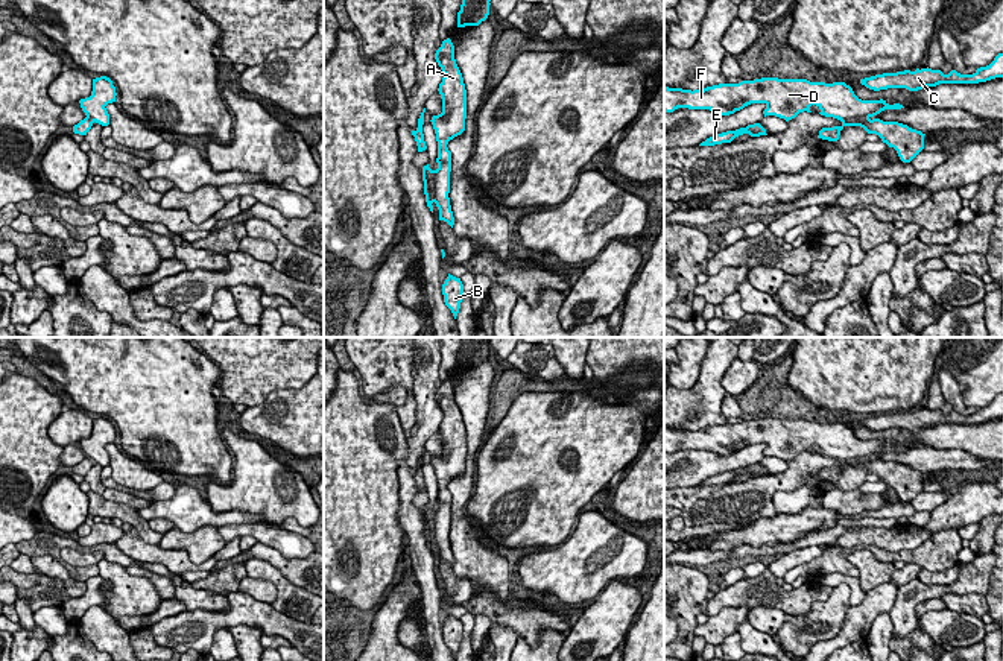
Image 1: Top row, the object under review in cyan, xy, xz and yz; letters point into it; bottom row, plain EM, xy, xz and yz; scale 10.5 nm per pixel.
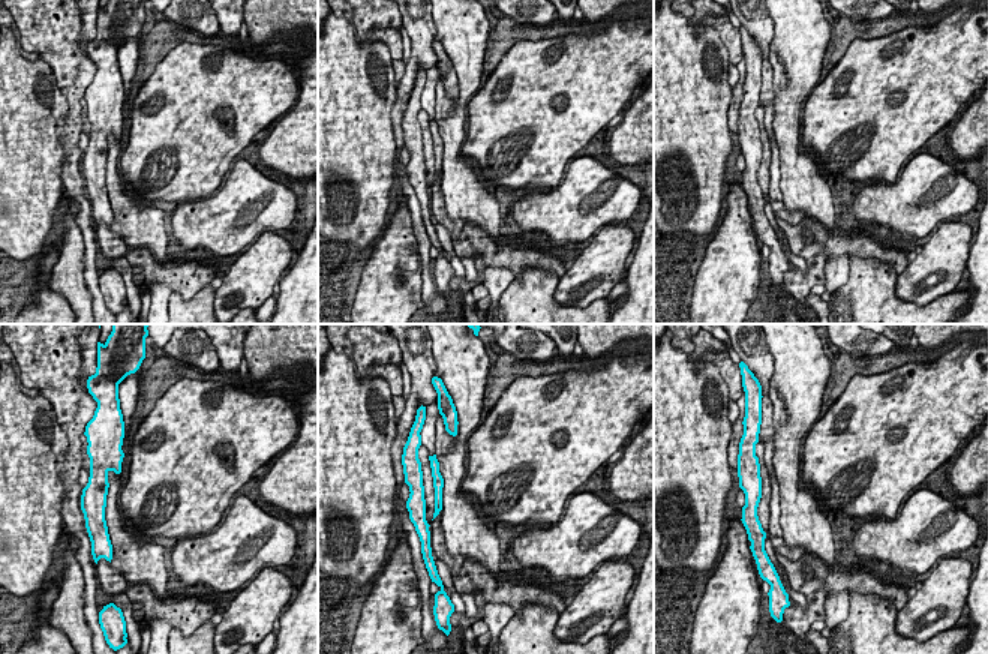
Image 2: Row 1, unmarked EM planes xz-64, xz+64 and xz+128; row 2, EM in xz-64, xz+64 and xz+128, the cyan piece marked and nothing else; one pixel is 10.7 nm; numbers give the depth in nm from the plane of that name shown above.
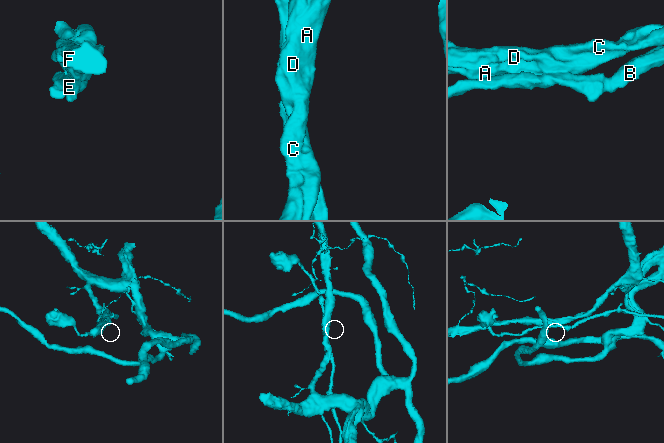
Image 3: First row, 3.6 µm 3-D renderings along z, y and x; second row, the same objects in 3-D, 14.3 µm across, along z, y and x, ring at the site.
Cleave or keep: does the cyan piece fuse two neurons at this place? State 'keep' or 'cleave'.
keep

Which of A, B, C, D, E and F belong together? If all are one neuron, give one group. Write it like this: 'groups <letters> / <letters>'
groups A B C D E F

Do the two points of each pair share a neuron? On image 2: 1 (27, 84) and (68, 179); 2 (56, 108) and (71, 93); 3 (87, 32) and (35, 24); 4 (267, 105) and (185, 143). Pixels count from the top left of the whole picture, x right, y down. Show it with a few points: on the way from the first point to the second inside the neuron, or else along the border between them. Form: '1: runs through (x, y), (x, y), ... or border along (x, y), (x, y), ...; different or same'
1: border along (66, 147), (60, 171), (62, 195); different
2: border along (60, 89), (66, 101), (68, 119); different
3: border along (81, 18), (80, 48), (84, 57), (78, 65); different
4: runs through (245, 102), (218, 102), (200, 120); same

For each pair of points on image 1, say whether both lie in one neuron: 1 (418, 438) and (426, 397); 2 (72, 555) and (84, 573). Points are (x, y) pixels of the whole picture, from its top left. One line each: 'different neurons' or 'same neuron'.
1: same neuron
2: different neurons

